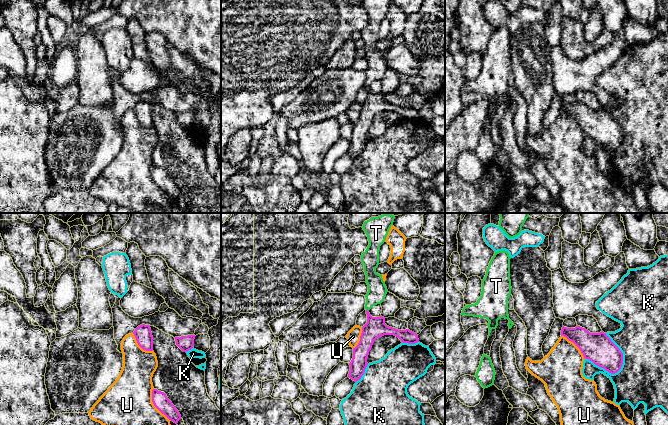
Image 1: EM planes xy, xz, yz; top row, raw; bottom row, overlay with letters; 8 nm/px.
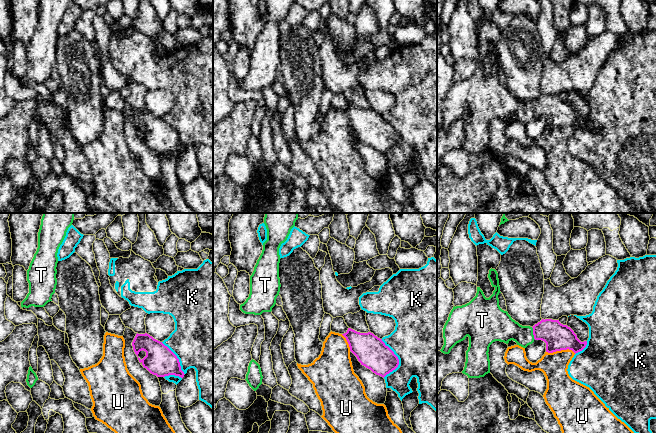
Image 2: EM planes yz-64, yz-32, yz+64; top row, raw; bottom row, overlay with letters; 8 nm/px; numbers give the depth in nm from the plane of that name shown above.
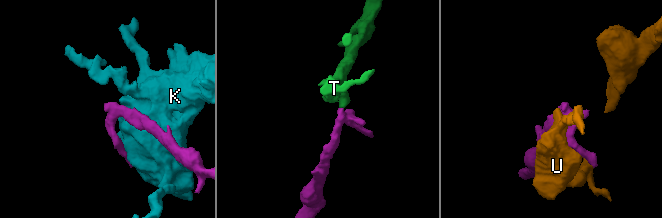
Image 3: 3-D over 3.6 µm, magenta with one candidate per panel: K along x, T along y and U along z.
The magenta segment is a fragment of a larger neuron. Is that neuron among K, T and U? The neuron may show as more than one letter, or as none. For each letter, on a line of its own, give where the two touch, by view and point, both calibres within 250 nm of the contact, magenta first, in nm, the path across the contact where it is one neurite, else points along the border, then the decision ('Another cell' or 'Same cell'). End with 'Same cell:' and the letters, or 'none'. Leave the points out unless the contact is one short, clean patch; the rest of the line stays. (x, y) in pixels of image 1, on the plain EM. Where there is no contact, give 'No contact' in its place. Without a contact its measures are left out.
K: Touches magenta at yz (622, 130). Thickness 240 nm (magenta) against 400 nm. Another cell
T: Touches magenta at xz (367, 86). Thickness 160 nm (magenta) against 160 nm. Path across: xz (375, 103), (369, 94), (367, 86), (377, 66). Same cell
U: Touches magenta at xy (153, 179). Thickness 120 nm (magenta) against 400 nm. Another cell
Same cell: T

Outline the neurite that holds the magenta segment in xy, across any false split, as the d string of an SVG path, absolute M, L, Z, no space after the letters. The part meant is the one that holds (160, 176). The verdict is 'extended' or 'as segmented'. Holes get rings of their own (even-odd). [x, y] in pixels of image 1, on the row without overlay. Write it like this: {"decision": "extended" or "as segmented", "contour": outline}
{"decision": "as segmented", "contour": "M153 165L152 178L162 190L164 190L169 196L173 197L174 199L177 200L181 195L179 187L175 184L175 182L168 175L164 168Z"}

